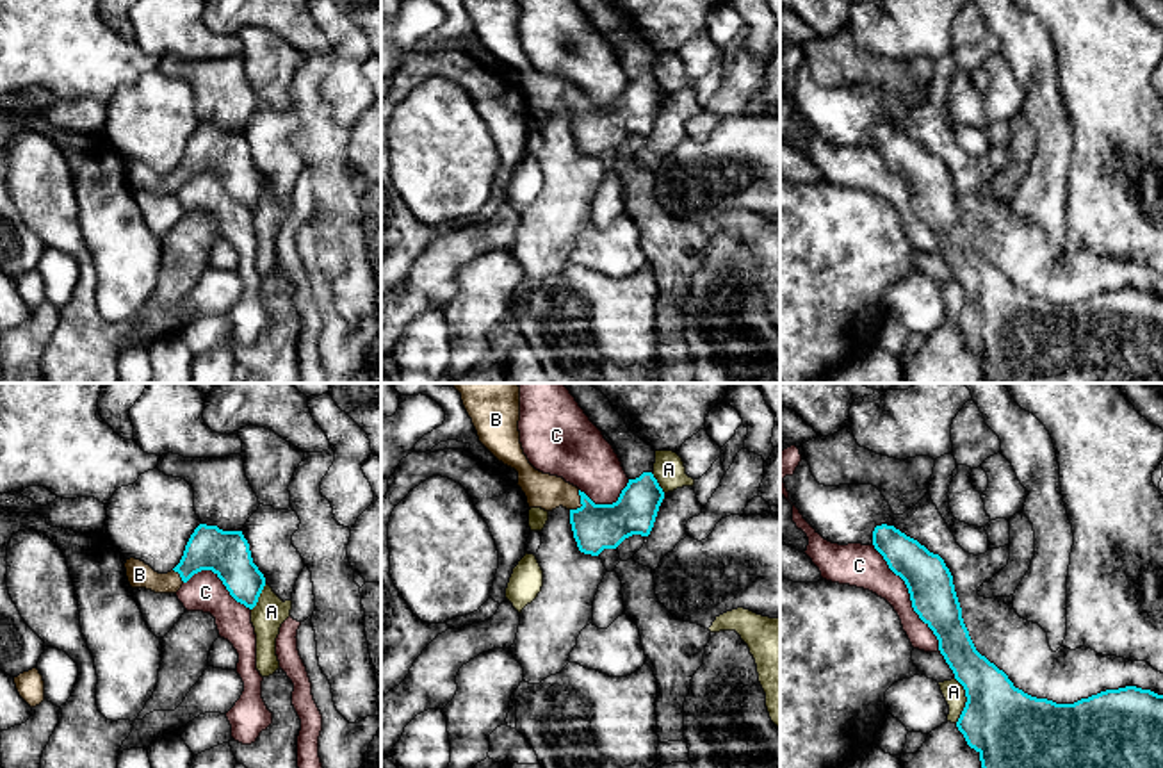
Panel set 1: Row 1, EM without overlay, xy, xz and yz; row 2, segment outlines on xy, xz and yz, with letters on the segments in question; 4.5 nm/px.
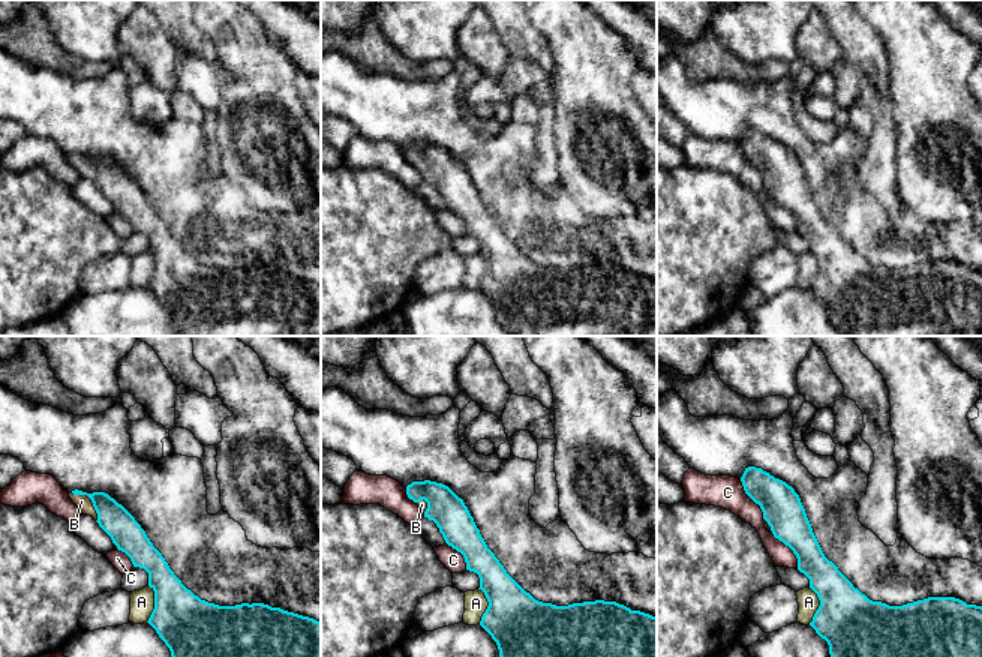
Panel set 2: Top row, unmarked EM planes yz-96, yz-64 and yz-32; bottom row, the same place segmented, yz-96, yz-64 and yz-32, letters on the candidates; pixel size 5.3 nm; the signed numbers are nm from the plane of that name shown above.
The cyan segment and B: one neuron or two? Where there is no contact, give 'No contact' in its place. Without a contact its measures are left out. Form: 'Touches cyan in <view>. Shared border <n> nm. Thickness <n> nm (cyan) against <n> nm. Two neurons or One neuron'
Touches cyan in xz. Shared border 100 nm. Thickness 200 nm (cyan) against 160 nm. One neuron

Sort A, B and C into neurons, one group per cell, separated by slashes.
A / B / C

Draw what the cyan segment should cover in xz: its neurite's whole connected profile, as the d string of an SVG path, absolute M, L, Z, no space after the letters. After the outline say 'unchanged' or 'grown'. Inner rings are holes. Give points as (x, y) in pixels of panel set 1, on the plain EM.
M461 0L472 20L479 43L504 66L518 73L518 87L527 98L529 109L541 109L552 112L559 107L570 112L570 125L577 148L584 155L598 157L604 150L616 150L625 139L632 135L648 137L664 93L652 73L643 73L636 80L629 80L620 98L613 105L595 105L577 87L566 84L563 78L543 75L536 71L520 45L520 0Z; grown

